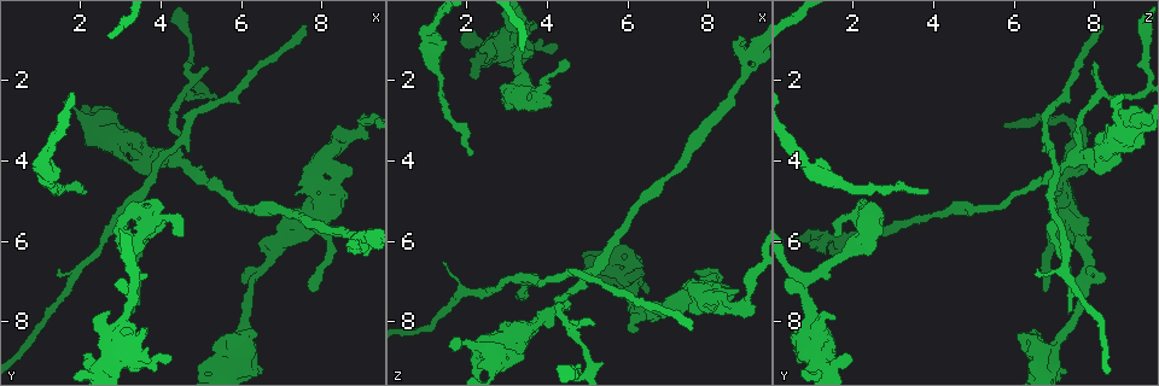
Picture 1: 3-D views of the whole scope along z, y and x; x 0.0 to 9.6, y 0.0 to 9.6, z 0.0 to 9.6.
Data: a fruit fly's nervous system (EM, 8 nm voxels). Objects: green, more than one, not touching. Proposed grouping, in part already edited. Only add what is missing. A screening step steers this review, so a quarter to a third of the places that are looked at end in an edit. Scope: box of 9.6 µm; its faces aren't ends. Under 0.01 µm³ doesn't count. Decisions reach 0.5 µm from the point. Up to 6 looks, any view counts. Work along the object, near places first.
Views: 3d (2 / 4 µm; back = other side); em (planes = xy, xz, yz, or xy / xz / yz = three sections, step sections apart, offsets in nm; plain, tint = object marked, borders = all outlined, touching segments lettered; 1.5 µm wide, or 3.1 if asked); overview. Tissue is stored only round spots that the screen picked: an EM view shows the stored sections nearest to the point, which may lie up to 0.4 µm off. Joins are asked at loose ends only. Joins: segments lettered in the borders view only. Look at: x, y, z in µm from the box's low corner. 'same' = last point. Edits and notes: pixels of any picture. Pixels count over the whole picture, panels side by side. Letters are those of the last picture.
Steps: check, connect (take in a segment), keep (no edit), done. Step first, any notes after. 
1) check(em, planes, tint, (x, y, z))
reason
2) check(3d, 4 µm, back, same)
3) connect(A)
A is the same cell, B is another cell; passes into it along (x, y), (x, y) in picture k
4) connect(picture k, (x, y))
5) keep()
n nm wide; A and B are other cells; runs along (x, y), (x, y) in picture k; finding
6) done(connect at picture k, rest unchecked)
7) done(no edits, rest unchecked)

check(3d, 2 µm, (2.50, 7.85, 1.60))
free end

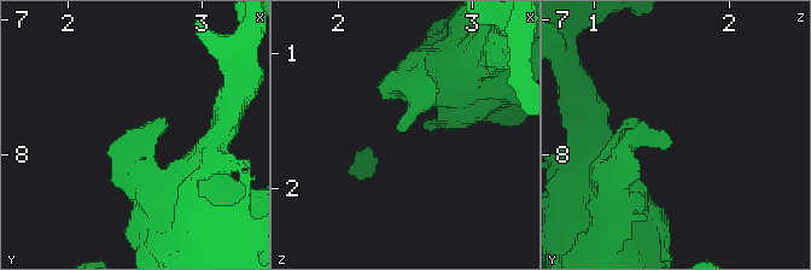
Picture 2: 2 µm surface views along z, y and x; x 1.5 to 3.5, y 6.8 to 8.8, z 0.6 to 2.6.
check(em, planes, borders, (2.44, 7.90, 1.54))

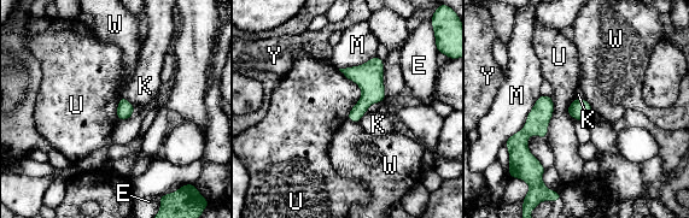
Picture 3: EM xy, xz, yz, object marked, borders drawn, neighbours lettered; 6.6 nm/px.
keep()
M touches over 360 nm; E, K, M, U, W and Y are other cells; none of them fits

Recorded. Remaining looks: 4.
check(em, planes, borders, (5.20, 1.60, 8.05))
tapers out

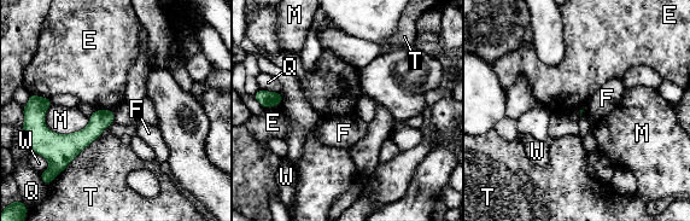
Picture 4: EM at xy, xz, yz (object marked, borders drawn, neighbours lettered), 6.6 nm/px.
keep()
E, F, M, Q, T and W are other cells; no lettered segment goes on from it

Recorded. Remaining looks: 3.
check(em, planes, borders, (7.60, 0.65, 8.25))
branch stops here

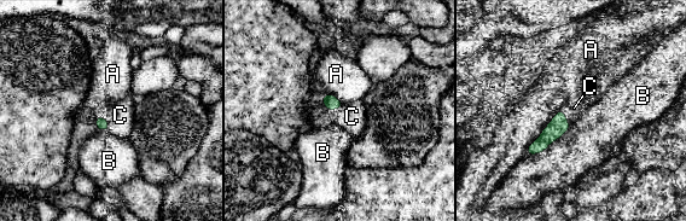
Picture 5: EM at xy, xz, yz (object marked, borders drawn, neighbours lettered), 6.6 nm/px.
connect(C)
A touches over 380 nm; C is the same cell, A and B are other cells; it goes on there

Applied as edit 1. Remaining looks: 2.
done(connect at picture 5, rest unchecked)

